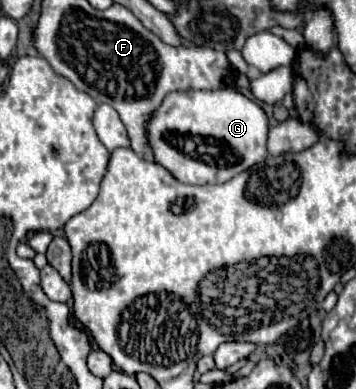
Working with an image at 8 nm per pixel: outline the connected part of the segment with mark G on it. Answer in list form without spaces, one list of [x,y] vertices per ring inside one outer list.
[[[235,88],[169,92],[163,98],[161,106],[151,114],[145,130],[149,144],[149,162],[163,166],[171,176],[185,184],[221,184],[267,158],[267,116],[255,102],[245,98]]]

